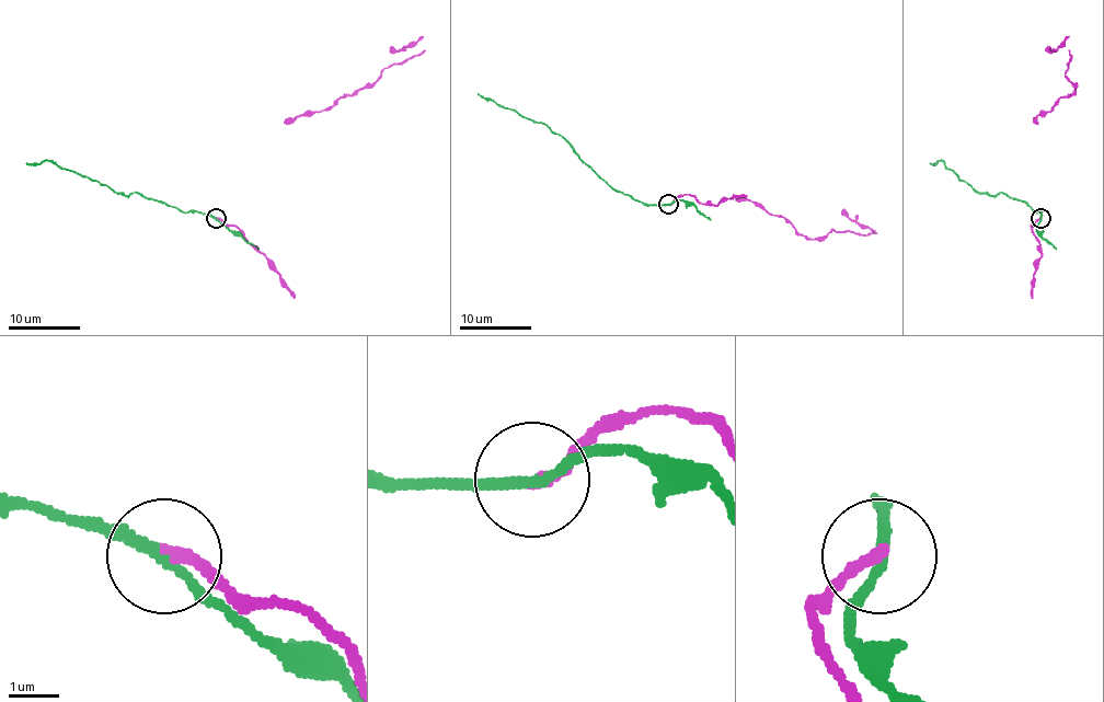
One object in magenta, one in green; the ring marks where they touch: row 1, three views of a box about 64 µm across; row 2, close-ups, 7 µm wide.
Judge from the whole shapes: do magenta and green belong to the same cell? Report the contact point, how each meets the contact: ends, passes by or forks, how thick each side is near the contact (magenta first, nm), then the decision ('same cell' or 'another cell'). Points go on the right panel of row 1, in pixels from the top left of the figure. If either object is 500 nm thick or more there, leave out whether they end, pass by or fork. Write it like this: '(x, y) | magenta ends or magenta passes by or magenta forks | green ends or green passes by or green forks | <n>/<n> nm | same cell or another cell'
(1041, 218) | magenta ends | green passes by | 240/200 nm | another cell

